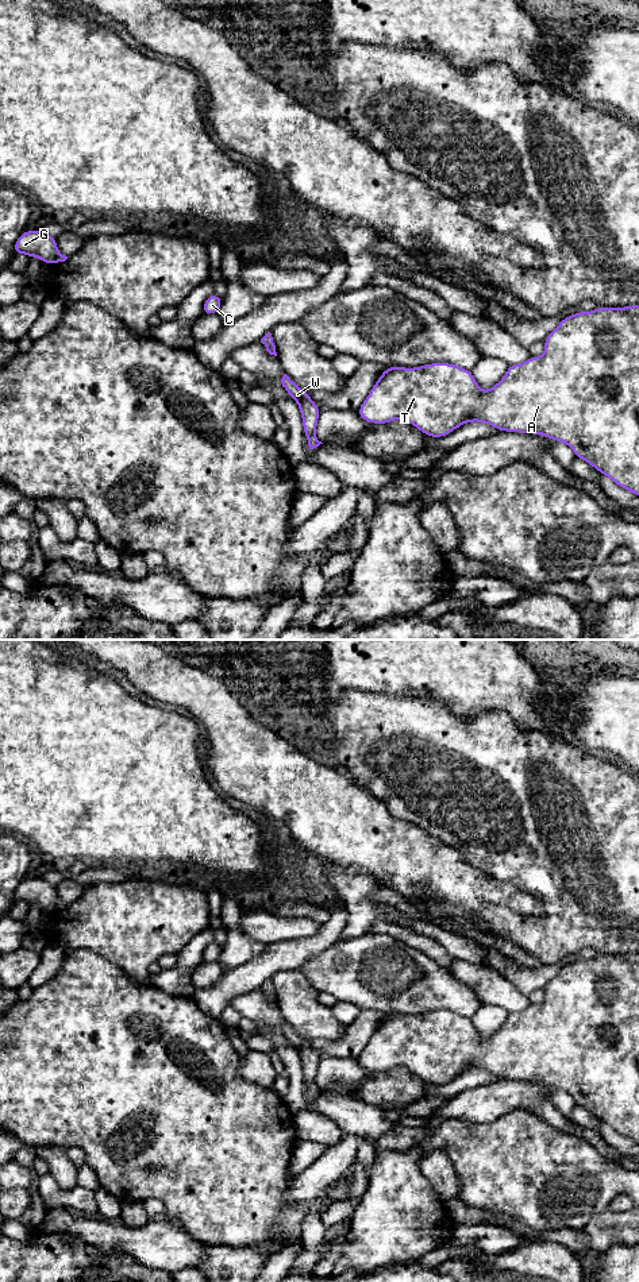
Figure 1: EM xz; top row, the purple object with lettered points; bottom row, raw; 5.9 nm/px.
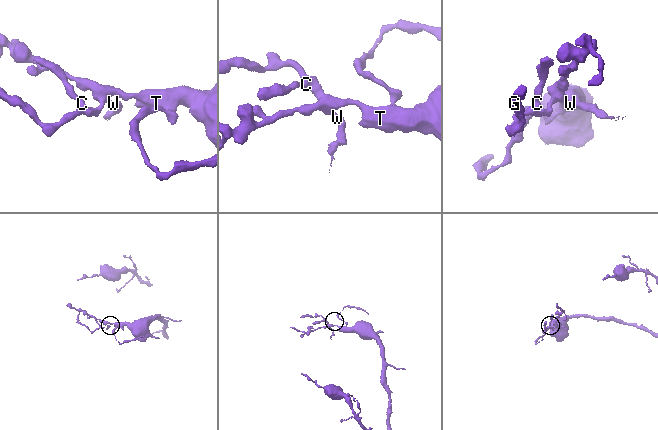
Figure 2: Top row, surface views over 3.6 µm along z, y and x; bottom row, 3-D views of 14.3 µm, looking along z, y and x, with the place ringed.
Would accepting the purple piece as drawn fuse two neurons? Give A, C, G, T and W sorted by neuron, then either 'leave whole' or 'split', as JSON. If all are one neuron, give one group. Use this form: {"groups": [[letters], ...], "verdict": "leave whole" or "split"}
{"groups": [["A", "C", "G", "T", "W"]], "verdict": "leave whole"}

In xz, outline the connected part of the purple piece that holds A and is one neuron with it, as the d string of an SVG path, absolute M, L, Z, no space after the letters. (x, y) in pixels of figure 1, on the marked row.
M639 305L600 306L570 314L543 343L546 350L542 356L530 356L520 364L508 366L503 379L488 391L480 389L471 370L451 363L388 367L357 412L372 424L405 420L430 437L444 437L471 421L489 424L497 430L543 435L566 443L576 457L588 462L621 489L639 495Z

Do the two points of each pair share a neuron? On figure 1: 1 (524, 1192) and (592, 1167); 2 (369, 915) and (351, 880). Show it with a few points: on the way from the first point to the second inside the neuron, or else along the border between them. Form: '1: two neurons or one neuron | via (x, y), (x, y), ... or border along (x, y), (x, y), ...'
1: one neuron | via (541, 1177), (558, 1172), (576, 1172)
2: one neuron | via (361, 907), (354, 888)

